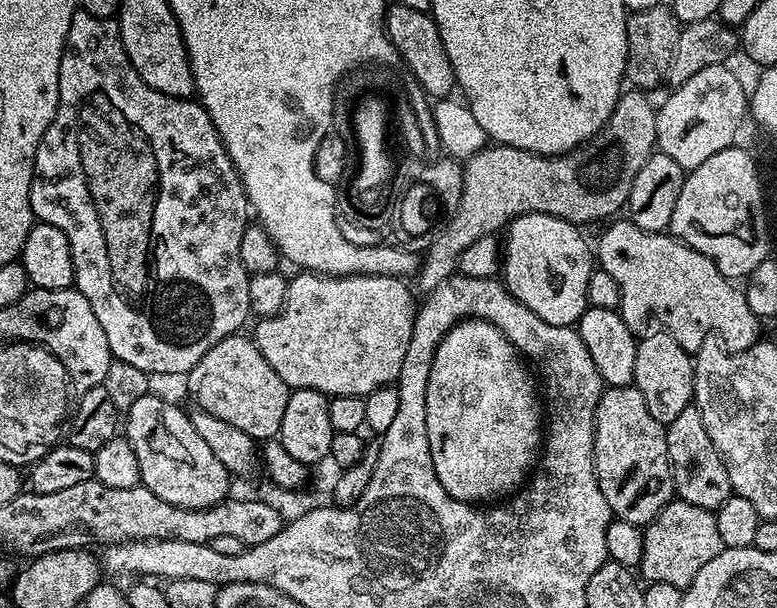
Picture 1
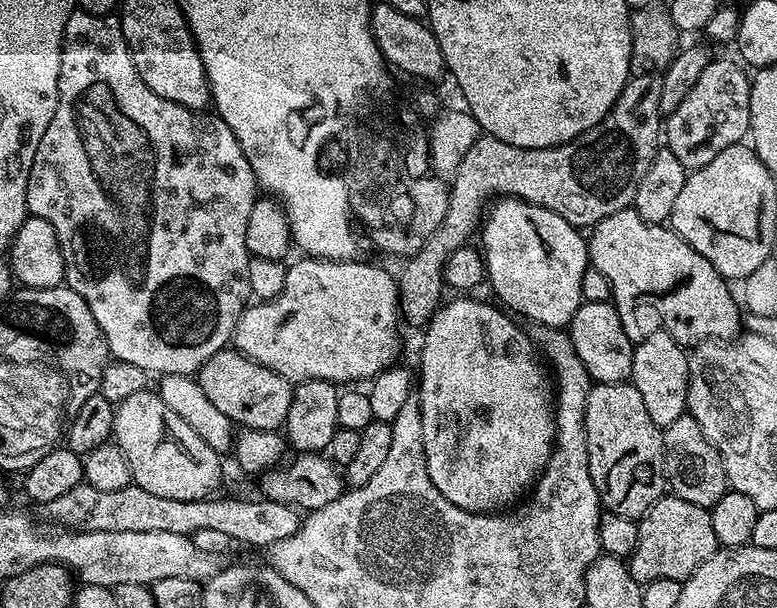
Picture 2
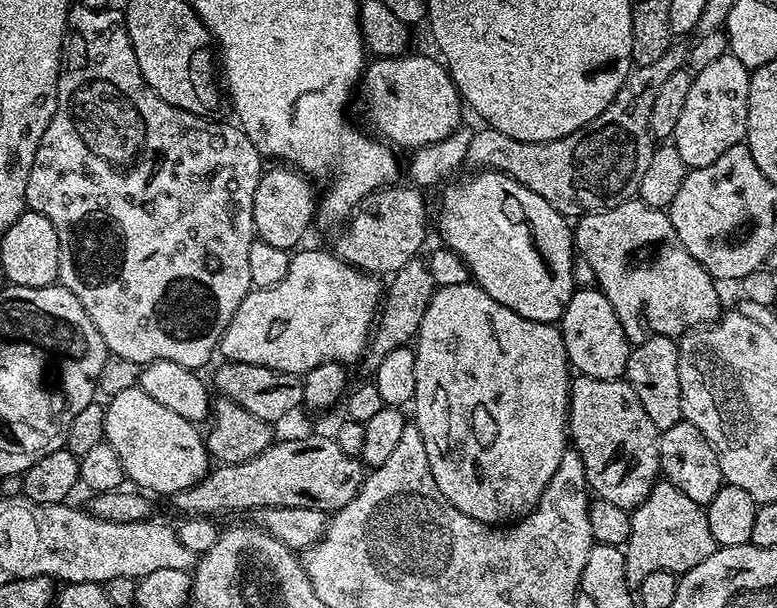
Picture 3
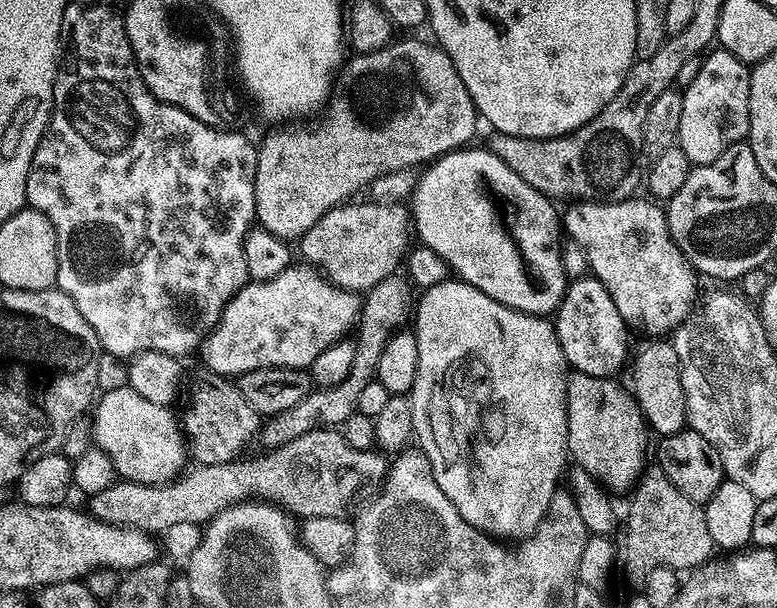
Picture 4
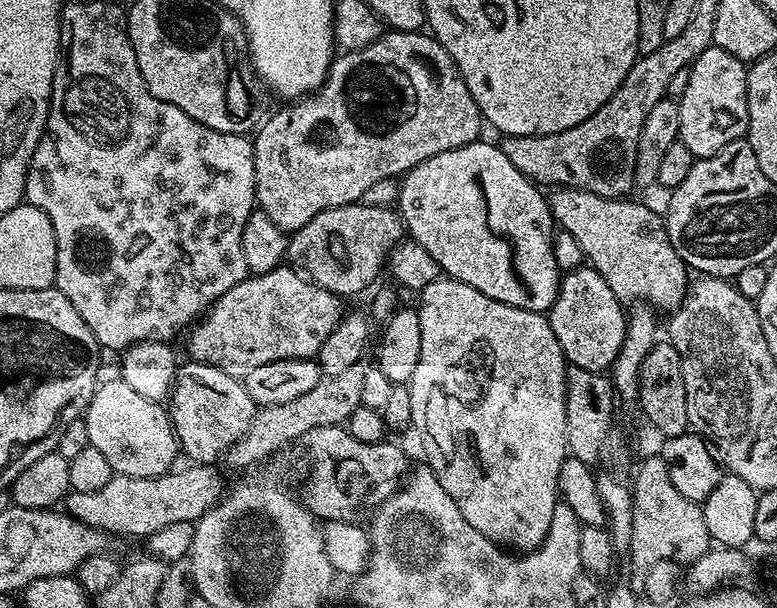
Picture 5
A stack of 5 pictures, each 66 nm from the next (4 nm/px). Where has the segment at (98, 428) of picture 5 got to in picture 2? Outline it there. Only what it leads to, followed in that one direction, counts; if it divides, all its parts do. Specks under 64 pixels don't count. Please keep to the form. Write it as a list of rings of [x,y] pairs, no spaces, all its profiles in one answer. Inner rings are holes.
[[[145,390],[115,405],[116,417],[112,434],[114,443],[126,454],[132,471],[132,483],[162,498],[178,498],[182,502],[207,500],[220,484],[221,453],[215,452],[155,391]]]

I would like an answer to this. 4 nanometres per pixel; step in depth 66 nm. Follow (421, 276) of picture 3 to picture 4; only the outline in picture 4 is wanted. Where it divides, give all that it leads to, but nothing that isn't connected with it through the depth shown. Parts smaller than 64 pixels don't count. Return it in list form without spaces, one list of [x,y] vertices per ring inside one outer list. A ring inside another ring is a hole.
[[[404,274],[387,276],[378,282],[368,292],[363,293],[360,306],[360,319],[354,329],[356,353],[350,366],[350,374],[338,382],[338,386],[316,388],[308,393],[298,406],[290,406],[290,410],[282,410],[277,416],[269,416],[263,421],[259,431],[259,443],[264,443],[265,449],[281,448],[286,442],[294,442],[294,438],[302,438],[302,434],[310,434],[315,428],[332,428],[339,426],[350,414],[354,414],[358,406],[360,392],[366,382],[375,380],[378,358],[382,358],[382,350],[386,350],[386,342],[396,332],[405,327],[404,324],[414,316],[414,292],[409,277]]]

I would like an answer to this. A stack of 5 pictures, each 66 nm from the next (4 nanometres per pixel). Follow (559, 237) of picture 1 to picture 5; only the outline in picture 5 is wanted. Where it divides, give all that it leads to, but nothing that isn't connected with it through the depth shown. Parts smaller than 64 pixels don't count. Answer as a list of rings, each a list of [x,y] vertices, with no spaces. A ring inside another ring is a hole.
[[[484,143],[463,144],[461,148],[446,150],[426,162],[422,162],[418,167],[409,170],[409,172],[405,172],[398,186],[400,219],[404,221],[407,235],[411,239],[417,240],[422,246],[422,250],[429,252],[430,258],[434,258],[434,262],[438,262],[440,271],[445,277],[466,282],[470,286],[474,286],[474,290],[482,290],[482,294],[486,294],[486,298],[494,298],[498,302],[506,302],[510,306],[521,308],[522,310],[547,313],[556,300],[562,279],[562,273],[554,262],[554,250],[552,249],[552,237],[554,235],[552,209],[548,207],[545,193],[540,193],[543,191],[528,177],[520,173],[514,166],[514,162],[510,162],[510,158],[506,158],[506,154],[499,146],[495,143]]]

